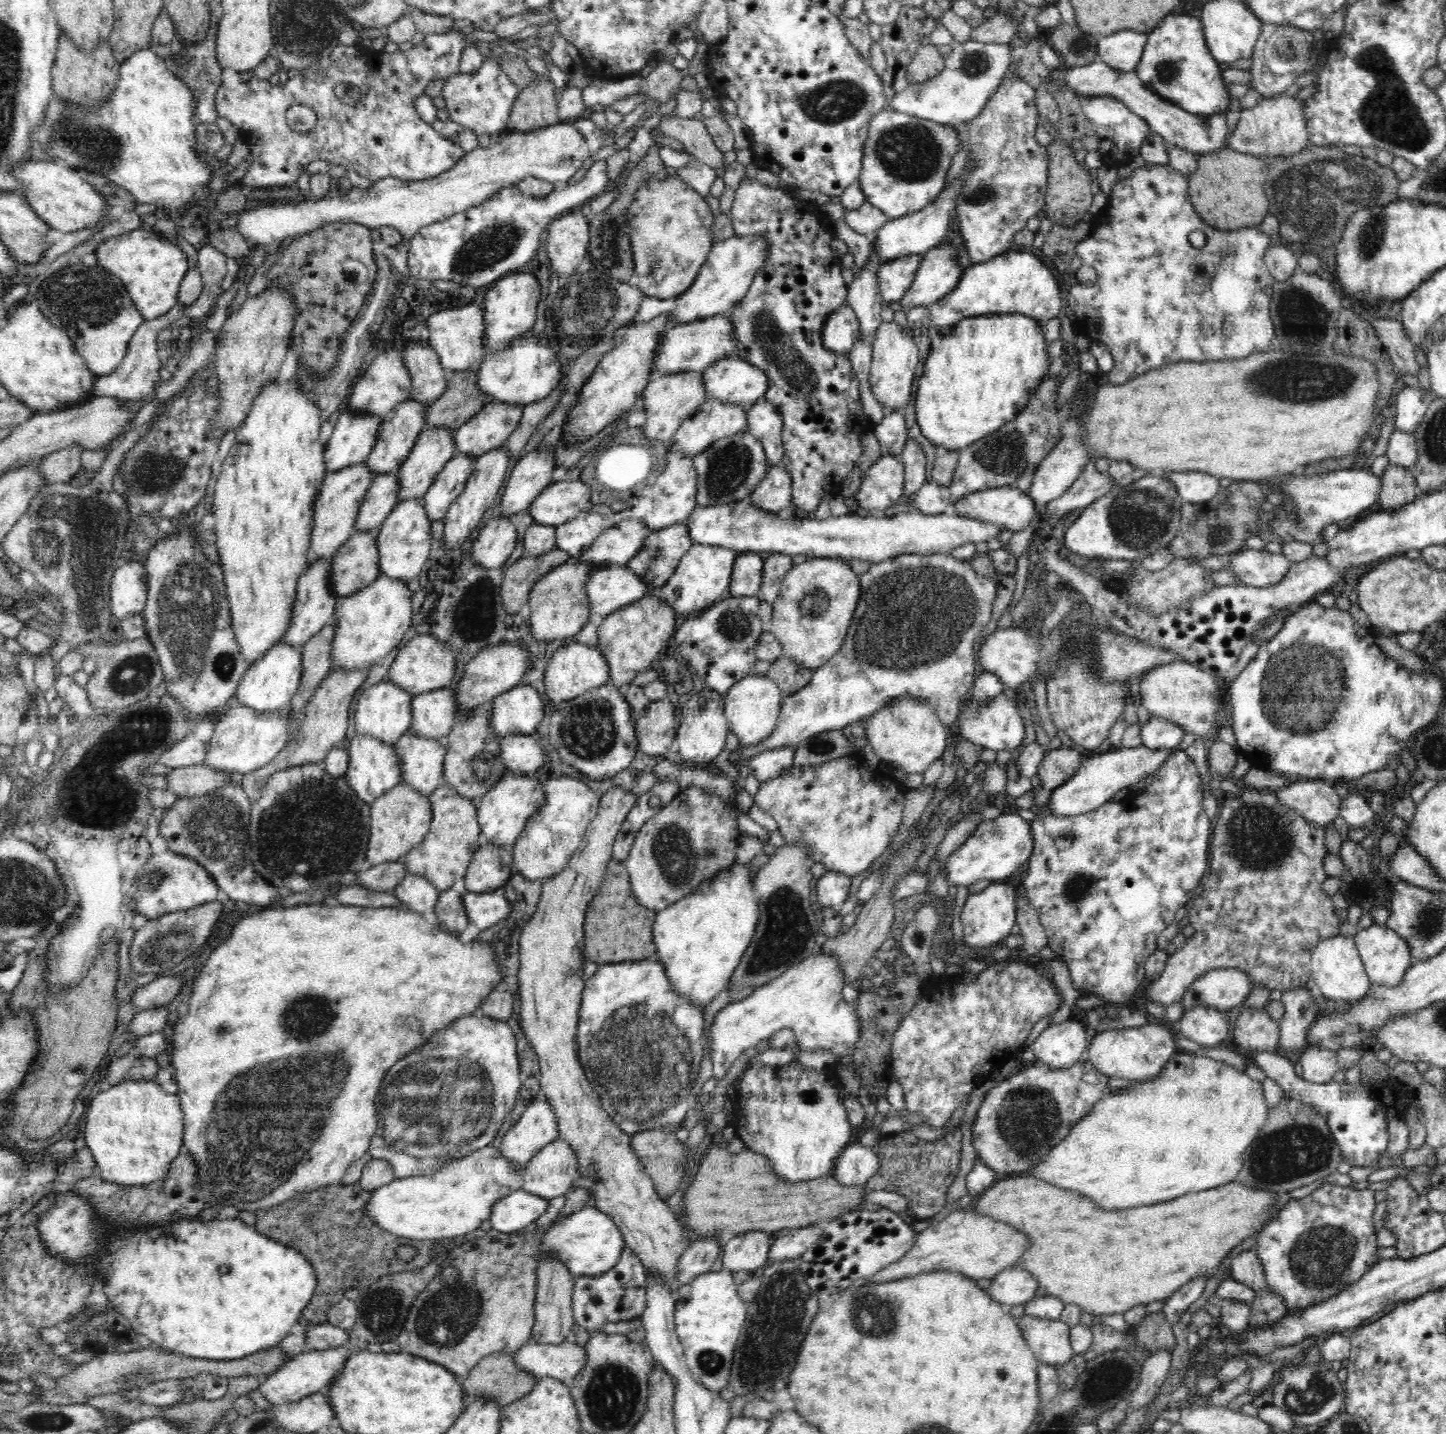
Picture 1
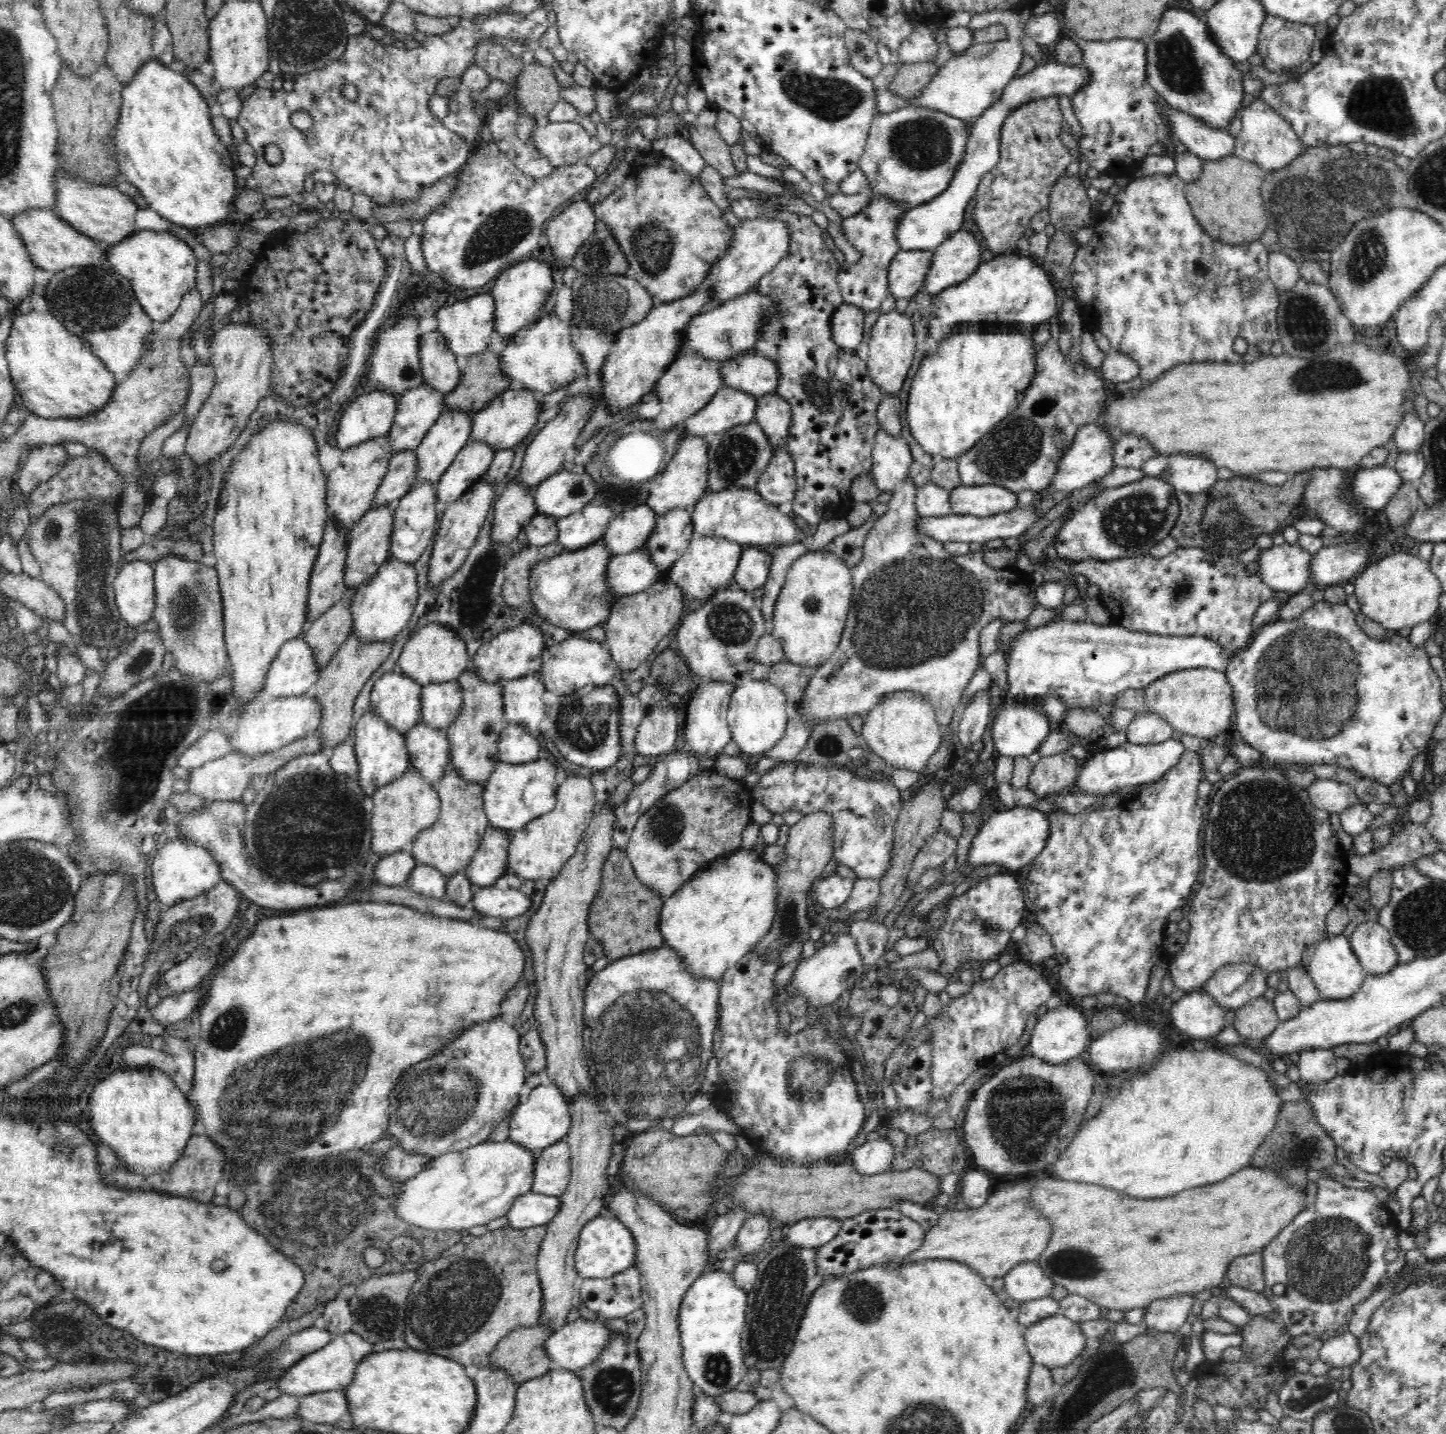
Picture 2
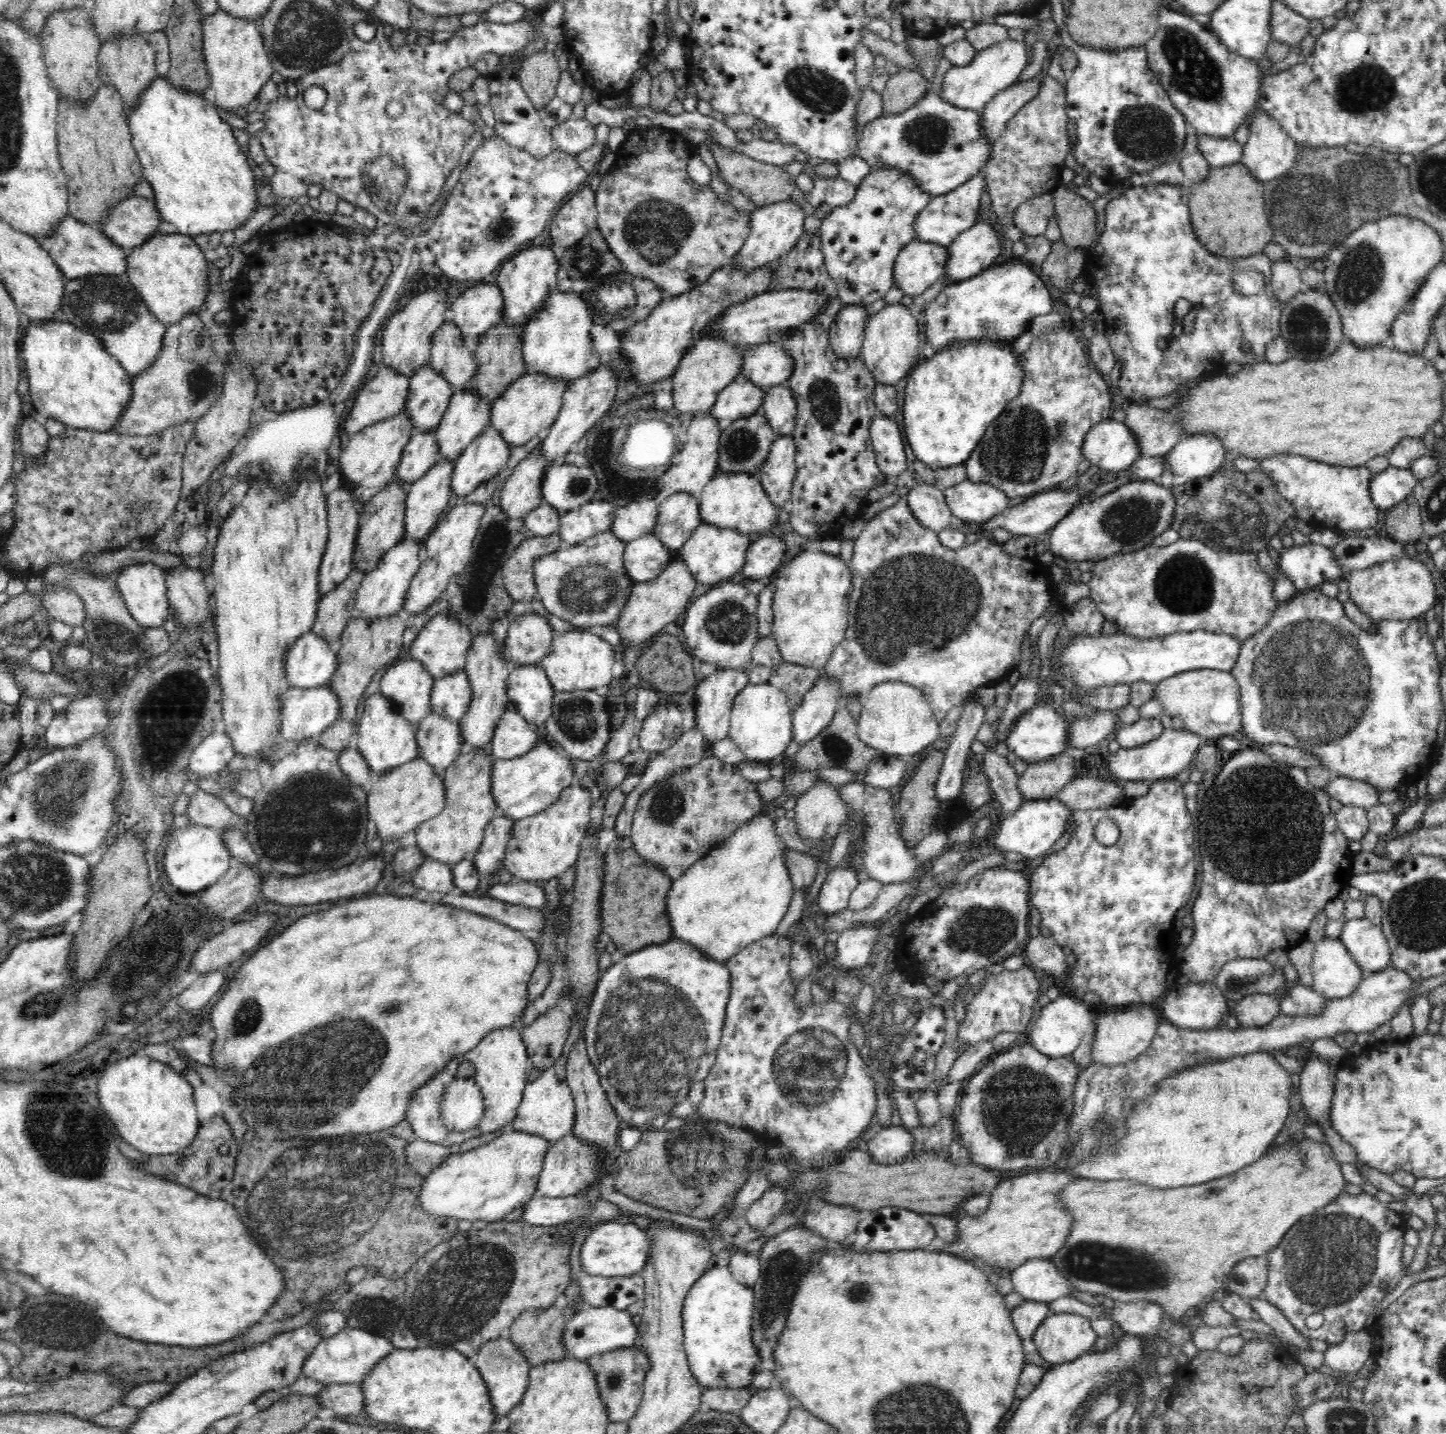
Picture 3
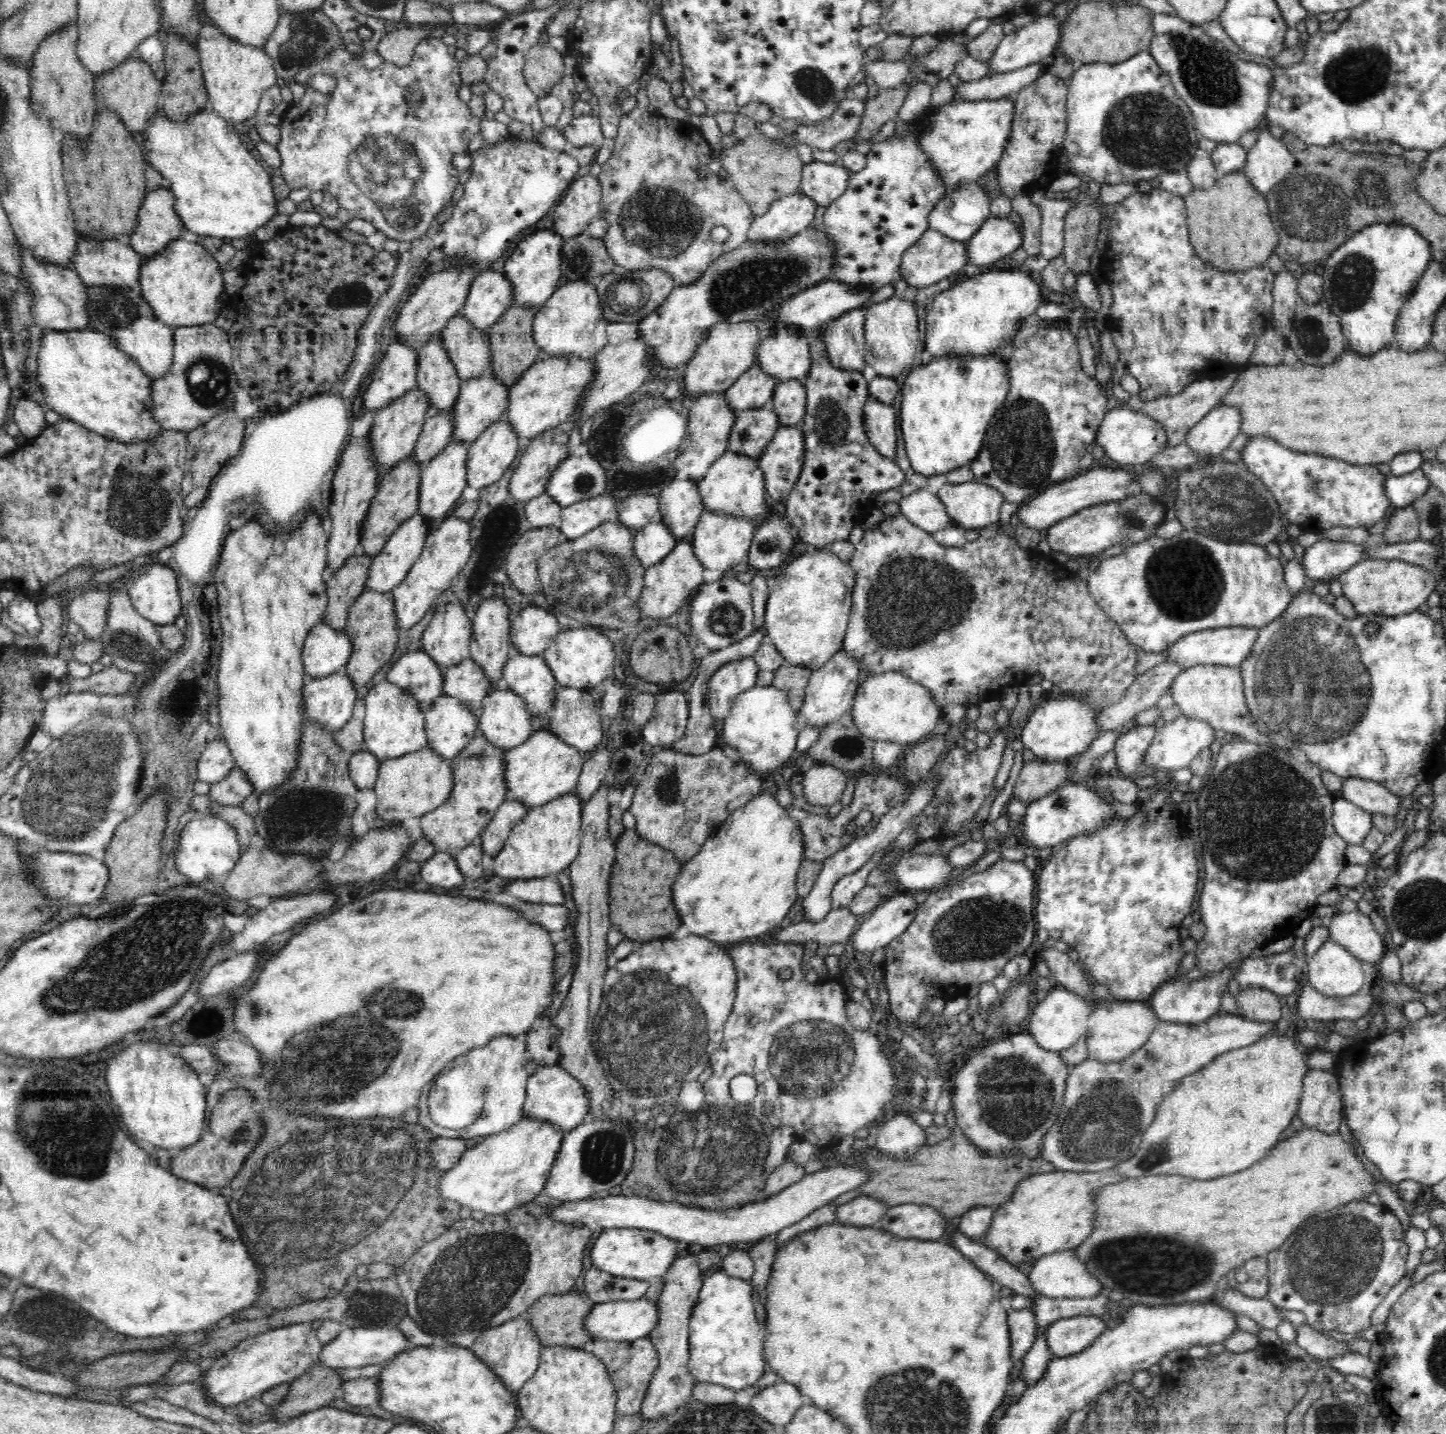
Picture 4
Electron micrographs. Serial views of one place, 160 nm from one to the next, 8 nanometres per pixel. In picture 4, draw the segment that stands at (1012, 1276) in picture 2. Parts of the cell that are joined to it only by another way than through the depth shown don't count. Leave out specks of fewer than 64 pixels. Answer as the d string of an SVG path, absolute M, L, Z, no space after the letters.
M1074 1248L1037 1257L1027 1277L1034 1290L1048 1298L1094 1297L1100 1295L1104 1288L1102 1283L1086 1270L1085 1264L1075 1255Z

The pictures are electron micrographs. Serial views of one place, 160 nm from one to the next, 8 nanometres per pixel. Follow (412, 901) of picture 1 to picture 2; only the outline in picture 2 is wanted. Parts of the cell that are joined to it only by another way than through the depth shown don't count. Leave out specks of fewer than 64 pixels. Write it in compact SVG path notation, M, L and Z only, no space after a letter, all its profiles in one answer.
M420 864L414 868L406 882L410 890L440 900L446 892L448 879L448 876L436 868L428 864Z

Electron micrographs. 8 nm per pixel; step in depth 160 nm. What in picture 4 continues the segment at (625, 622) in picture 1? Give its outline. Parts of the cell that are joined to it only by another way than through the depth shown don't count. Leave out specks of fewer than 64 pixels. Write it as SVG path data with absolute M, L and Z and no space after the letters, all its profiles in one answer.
M684 538L676 544L676 548L658 564L645 570L641 595L637 600L638 609L644 618L660 618L666 620L676 614L684 602L688 602L694 588L704 583L704 567L695 557L690 538Z

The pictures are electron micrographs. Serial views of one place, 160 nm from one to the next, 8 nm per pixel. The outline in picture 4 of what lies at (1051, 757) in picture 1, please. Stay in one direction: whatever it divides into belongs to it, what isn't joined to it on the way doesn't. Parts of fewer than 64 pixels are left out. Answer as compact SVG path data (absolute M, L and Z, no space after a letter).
M1033 760L1024 763L1013 796L1029 805L1066 783L1068 765L1064 761Z

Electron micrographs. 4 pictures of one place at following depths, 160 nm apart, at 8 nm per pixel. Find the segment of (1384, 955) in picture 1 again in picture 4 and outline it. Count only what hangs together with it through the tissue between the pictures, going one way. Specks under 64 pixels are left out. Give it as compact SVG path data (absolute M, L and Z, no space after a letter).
M1355 910L1338 913L1330 918L1331 940L1340 944L1361 962L1378 965L1387 951L1380 933L1376 932L1371 918Z

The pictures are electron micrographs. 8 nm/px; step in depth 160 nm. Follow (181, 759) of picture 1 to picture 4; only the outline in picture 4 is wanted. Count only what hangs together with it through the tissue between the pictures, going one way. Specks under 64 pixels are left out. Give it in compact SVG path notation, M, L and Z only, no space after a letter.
M224 739L210 741L197 762L197 778L210 785L220 782L235 767L234 757Z

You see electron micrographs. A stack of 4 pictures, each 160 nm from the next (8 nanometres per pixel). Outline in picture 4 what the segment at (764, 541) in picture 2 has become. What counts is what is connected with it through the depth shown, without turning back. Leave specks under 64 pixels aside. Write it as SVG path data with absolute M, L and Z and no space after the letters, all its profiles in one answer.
M727 450L710 466L706 477L697 481L699 493L705 510L721 512L724 516L749 518L760 522L770 510L771 502L765 493L764 472L759 468L759 462L741 452Z

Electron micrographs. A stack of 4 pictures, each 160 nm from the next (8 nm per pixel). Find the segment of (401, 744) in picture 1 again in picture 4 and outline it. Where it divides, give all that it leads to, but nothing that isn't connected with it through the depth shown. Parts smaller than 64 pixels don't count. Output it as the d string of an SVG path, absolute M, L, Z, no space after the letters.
M441 695L424 712L427 747L444 760L462 752L475 736L479 715L453 696Z

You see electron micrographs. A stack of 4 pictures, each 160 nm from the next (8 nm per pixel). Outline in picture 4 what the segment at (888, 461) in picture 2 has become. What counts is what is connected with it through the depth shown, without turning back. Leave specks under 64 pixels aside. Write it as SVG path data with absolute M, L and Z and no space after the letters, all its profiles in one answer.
M870 397L864 408L865 431L869 441L886 458L896 461L896 412L891 405Z

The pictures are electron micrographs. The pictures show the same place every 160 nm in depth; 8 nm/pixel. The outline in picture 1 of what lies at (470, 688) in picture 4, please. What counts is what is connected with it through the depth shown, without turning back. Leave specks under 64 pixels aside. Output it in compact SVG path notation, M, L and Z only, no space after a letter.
M445 687L415 695L411 713L411 728L415 734L444 741L456 722L457 697Z

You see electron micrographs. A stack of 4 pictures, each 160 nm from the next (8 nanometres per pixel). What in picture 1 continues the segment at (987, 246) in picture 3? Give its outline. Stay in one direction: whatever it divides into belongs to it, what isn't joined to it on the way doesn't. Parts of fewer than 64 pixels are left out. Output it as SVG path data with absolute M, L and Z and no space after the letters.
M943 241L940 245L921 253L921 255L922 262L918 267L913 283L906 291L906 294L899 300L903 310L938 302L938 300L944 298L946 294L956 288L957 282L961 279L965 270L955 260L956 254L952 247L948 243L943 243Z

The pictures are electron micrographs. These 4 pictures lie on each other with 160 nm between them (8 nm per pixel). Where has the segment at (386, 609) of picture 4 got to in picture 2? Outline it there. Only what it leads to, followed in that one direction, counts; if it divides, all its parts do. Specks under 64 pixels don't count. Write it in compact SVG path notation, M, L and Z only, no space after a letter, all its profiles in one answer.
M351 633L340 644L340 648L326 665L326 668L320 672L317 682L314 683L314 688L316 688L314 698L318 701L318 704L321 704L321 719L319 726L315 728L314 732L317 731L319 736L321 736L321 742L323 742L326 751L331 751L350 734L356 697L373 675L373 672L378 670L384 660L390 656L393 649L392 642L393 640L388 640L388 642L370 640L370 642L364 644L357 639L355 634Z

